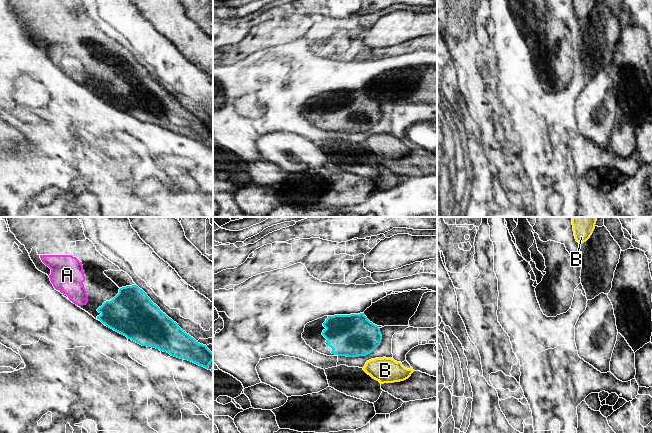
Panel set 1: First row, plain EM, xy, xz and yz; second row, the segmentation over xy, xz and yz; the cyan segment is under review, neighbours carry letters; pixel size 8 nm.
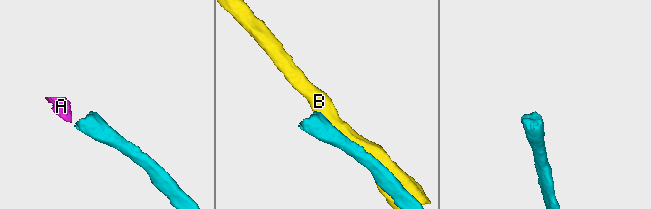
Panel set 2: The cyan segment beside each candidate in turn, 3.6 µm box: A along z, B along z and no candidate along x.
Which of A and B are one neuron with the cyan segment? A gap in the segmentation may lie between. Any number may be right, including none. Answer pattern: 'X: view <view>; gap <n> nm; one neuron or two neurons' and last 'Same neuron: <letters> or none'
A: view xy; gap 100 nm; one neuron
B: view xz; gap 50 nm; two neurons
Same neuron: A

